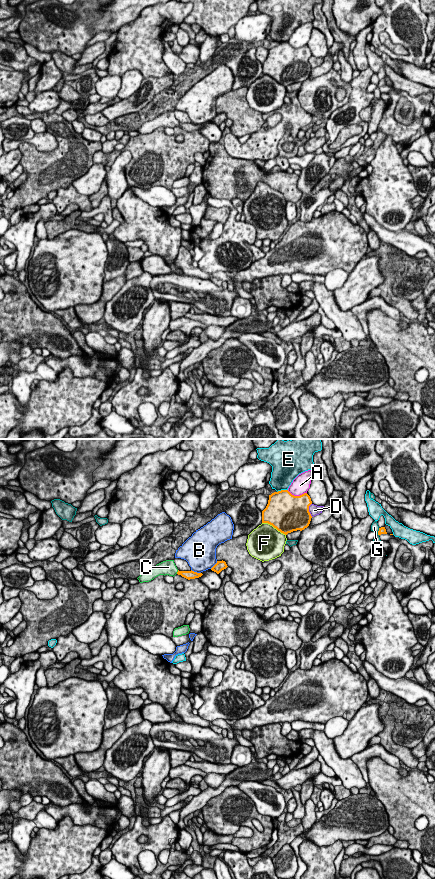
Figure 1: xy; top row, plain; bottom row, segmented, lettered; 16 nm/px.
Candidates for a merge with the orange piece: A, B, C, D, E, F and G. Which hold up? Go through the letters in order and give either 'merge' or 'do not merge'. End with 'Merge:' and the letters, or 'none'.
A: do not merge
B: do not merge
C: merge
D: do not merge
E: do not merge
F: do not merge
G: do not merge
Merge: C

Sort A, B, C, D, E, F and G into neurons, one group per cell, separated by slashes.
A / B / C / D / E / F / G

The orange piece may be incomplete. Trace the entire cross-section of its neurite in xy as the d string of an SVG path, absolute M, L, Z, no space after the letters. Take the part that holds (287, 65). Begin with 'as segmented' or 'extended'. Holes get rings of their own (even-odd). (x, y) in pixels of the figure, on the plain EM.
as segmented | M288 42L274 44L269 47L268 56L262 63L262 75L272 77L285 87L297 82L302 83L310 76L311 56L307 45L294 48Z

